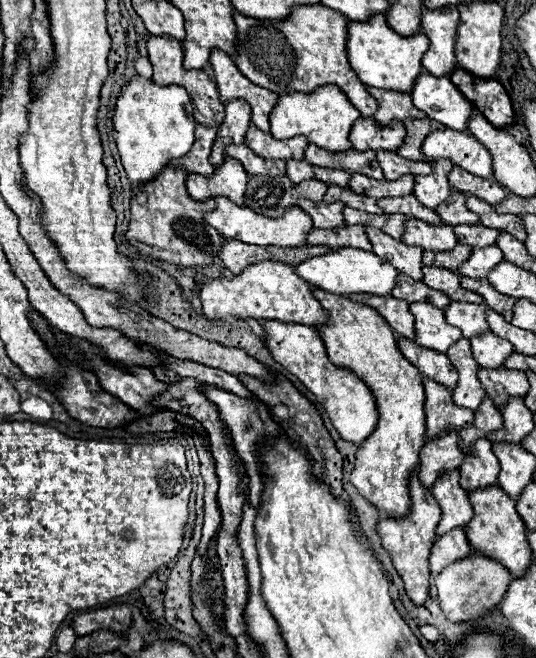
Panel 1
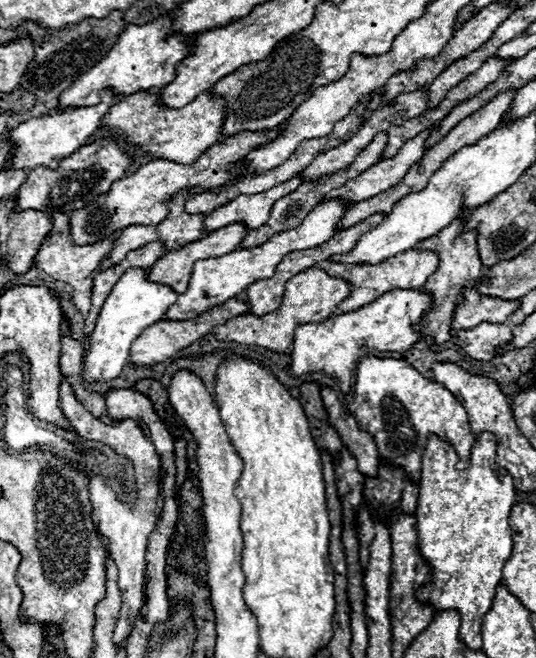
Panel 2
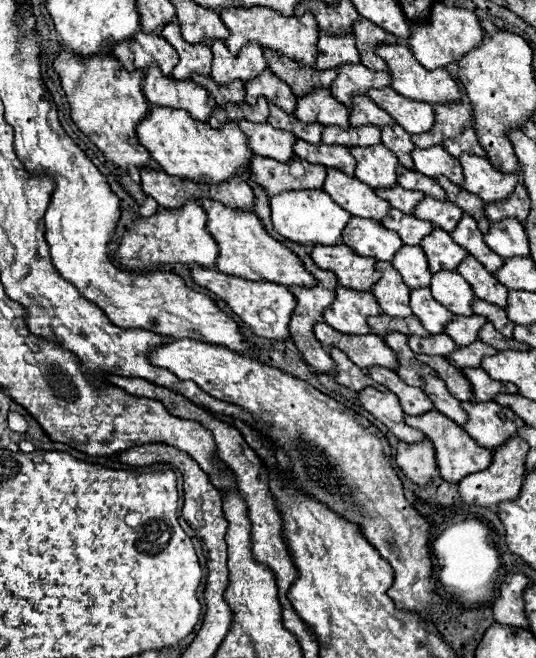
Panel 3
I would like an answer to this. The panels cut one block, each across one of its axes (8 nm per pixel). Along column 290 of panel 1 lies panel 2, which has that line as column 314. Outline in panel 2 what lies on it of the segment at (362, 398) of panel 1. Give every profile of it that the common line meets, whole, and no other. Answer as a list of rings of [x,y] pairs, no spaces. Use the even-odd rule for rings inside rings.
[[[392,290],[390,294],[382,294],[382,298],[370,302],[370,306],[362,306],[362,310],[354,310],[350,314],[336,314],[326,322],[318,324],[300,324],[294,332],[290,374],[298,378],[302,374],[324,372],[338,382],[344,394],[348,394],[352,390],[356,360],[362,356],[362,352],[368,348],[376,348],[380,352],[410,350],[412,344],[420,338],[420,334],[412,330],[412,322],[420,320],[430,306],[430,294],[422,294],[420,290]]]

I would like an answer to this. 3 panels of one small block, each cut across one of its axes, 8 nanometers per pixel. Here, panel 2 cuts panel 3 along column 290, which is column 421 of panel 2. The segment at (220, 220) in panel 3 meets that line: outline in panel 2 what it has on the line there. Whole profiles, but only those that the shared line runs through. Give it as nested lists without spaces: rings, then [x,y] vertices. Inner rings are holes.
[[[406,250],[406,254],[398,254],[394,258],[388,258],[386,262],[378,264],[378,266],[370,266],[370,264],[354,264],[354,266],[340,266],[340,264],[330,264],[326,266],[326,272],[334,278],[342,278],[350,284],[350,294],[346,300],[342,300],[336,308],[338,314],[344,312],[352,312],[358,310],[370,302],[374,302],[376,298],[380,298],[382,294],[394,290],[394,288],[402,288],[402,290],[418,290],[424,286],[424,282],[428,280],[428,276],[432,276],[438,268],[438,256],[430,250]]]

